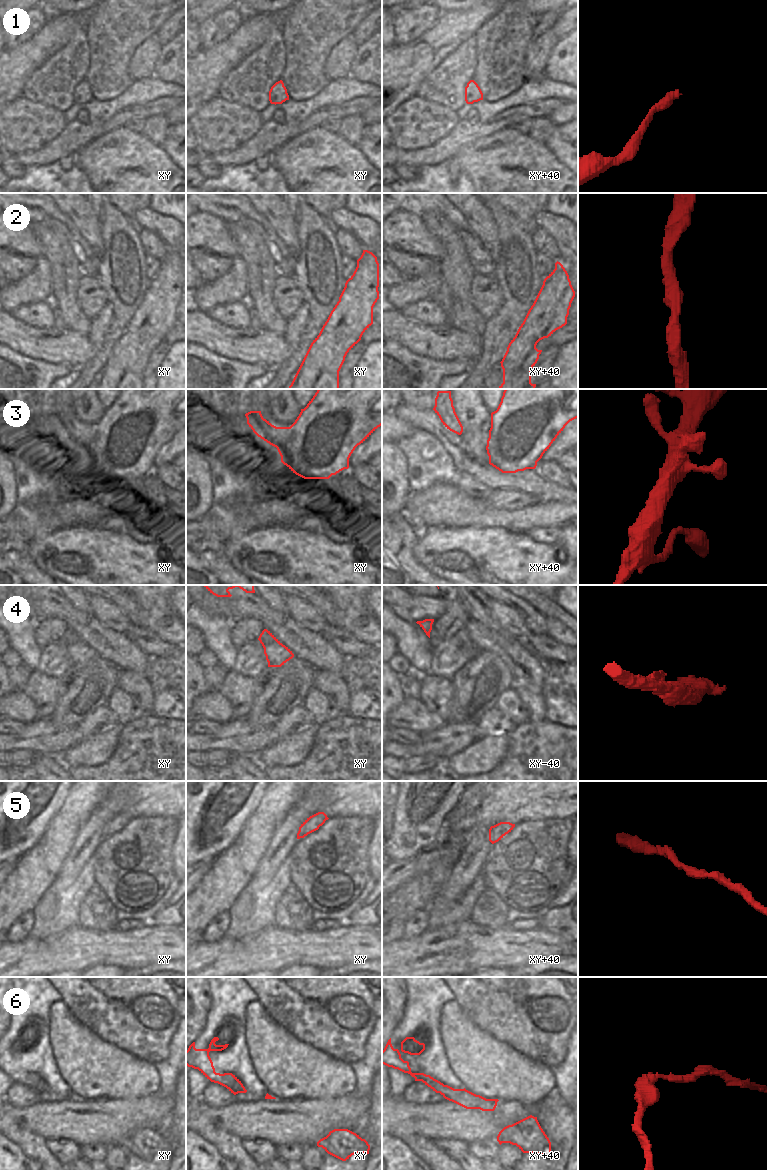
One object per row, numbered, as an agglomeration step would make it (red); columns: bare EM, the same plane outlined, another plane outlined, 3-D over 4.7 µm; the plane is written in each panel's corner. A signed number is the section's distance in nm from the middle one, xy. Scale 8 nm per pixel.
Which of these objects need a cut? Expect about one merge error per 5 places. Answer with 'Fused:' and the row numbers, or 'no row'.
Fused: 1.

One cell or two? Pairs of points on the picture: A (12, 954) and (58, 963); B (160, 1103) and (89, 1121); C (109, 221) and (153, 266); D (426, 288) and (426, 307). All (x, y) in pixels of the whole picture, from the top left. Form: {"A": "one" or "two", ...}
{"A": "one", "B": "one", "C": "two", "D": "two"}

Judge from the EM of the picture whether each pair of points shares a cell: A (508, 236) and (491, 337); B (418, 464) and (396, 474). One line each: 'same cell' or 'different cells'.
A: same cell
B: different cells

